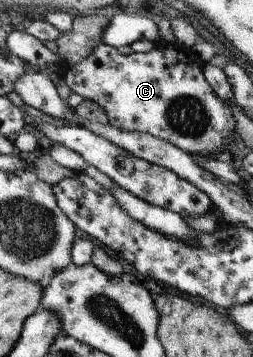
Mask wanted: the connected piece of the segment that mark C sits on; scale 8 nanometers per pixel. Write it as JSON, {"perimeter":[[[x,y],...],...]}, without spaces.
{"perimeter":[[[102,42],[91,57],[73,65],[63,66],[60,73],[71,92],[103,107],[112,126],[125,131],[151,134],[191,156],[211,154],[235,130],[235,118],[231,114],[230,106],[216,96],[215,90],[204,76],[202,63],[190,48],[167,46],[159,42],[150,52],[121,55],[117,49]]]}

